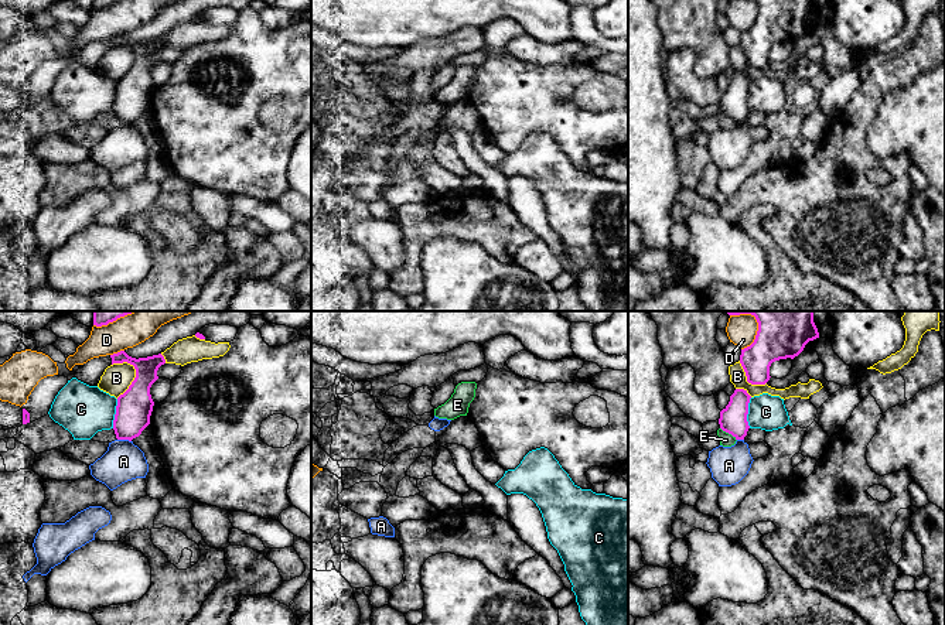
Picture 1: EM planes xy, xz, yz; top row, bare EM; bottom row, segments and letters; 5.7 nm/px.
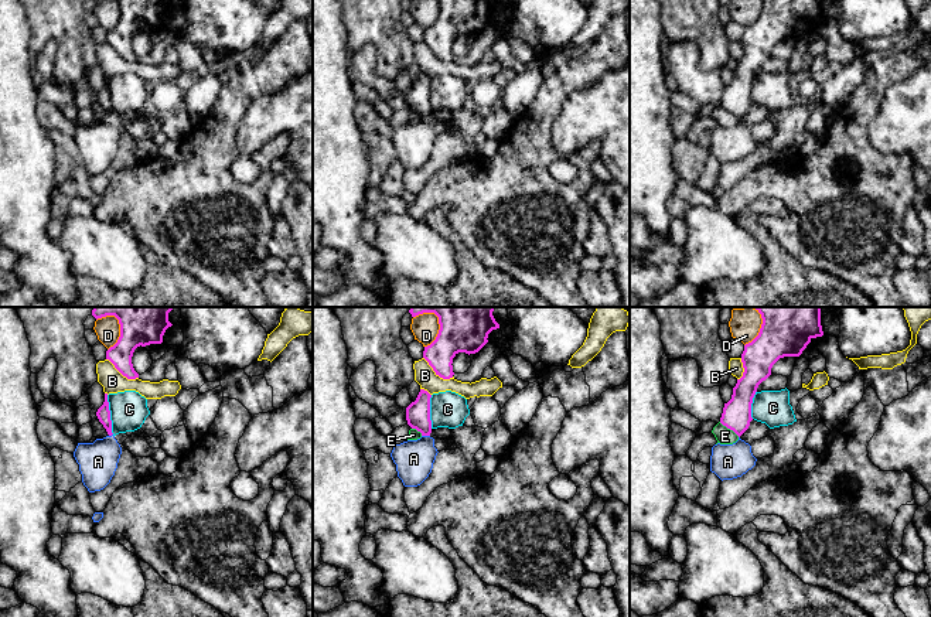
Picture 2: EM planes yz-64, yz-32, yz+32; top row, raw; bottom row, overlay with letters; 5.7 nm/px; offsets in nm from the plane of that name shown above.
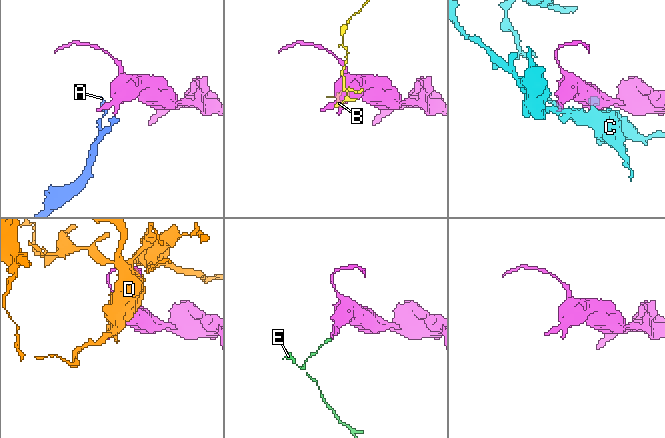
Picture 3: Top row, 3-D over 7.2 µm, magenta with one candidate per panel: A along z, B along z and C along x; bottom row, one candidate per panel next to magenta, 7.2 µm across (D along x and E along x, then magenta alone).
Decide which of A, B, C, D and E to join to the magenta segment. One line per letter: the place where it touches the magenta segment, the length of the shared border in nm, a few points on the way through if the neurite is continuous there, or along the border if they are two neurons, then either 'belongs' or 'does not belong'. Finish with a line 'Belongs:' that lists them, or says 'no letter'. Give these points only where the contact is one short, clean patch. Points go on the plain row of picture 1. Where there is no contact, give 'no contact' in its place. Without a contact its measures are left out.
A: xy (125, 122) | 80 nm | along xy (118, 122), (130, 125) | does not belong
B: xy (135, 62) | 220 nm | does not belong
C: yz (747, 96) | 180 nm | does not belong
D: yz (756, 19) | 200 nm | does not belong
E: yz (729, 116) | 120 nm | along yz (720, 111), (736, 123) | does not belong
Belongs: no letter

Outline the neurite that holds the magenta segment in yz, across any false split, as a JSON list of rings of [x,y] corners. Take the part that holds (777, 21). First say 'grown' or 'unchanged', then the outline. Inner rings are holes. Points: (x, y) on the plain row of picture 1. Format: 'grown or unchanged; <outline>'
unchanged; [[[755,0],[758,14],[754,25],[741,33],[740,47],[751,68],[765,68],[770,64],[770,49],[779,42],[798,40],[809,24],[819,21],[813,0]]]

